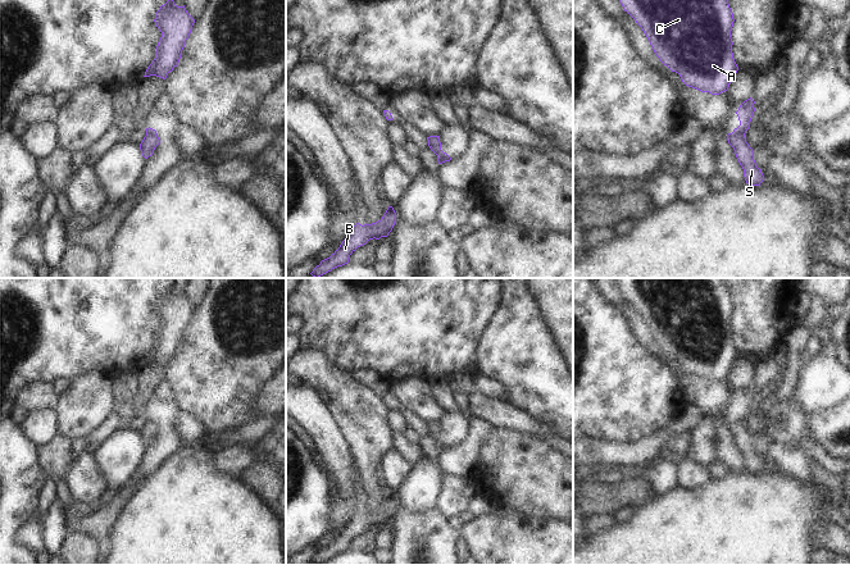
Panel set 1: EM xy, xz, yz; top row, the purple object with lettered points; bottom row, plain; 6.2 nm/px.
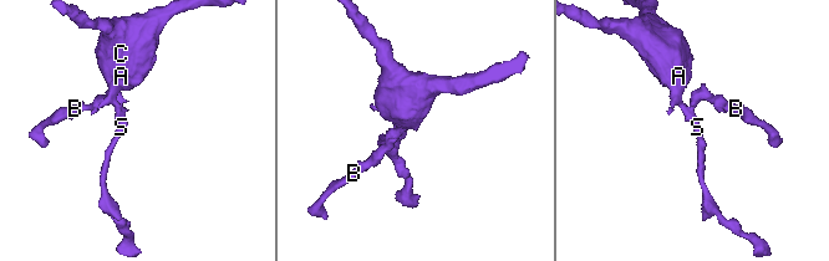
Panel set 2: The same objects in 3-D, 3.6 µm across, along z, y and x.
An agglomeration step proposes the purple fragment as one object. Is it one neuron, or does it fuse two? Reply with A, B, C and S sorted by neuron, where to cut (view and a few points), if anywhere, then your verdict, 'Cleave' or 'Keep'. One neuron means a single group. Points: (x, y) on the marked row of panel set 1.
Groups: A C S / B. Split along yz (733, 131), (744, 133). Cleave

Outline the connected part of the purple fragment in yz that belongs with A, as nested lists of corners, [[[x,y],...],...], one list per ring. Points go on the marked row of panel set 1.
[[[619,0],[619,3],[641,27],[659,60],[678,73],[686,86],[712,95],[728,90],[738,70],[732,53],[731,31],[735,19],[728,0]]]

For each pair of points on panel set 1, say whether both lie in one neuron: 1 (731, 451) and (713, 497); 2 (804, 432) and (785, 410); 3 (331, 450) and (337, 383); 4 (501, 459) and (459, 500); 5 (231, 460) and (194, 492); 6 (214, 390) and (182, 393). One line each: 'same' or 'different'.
1: different
2: same
3: different
4: different
5: different
6: same

